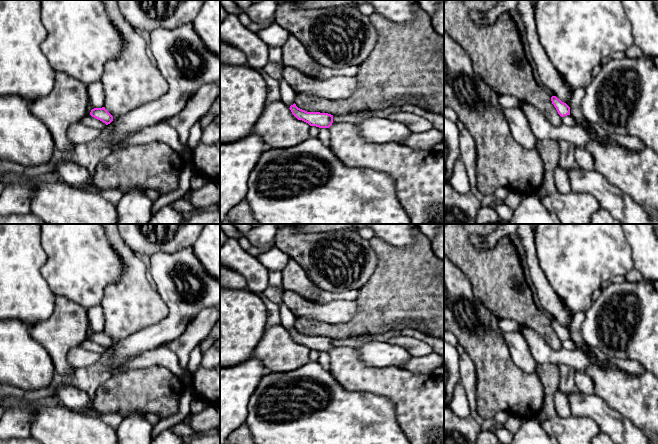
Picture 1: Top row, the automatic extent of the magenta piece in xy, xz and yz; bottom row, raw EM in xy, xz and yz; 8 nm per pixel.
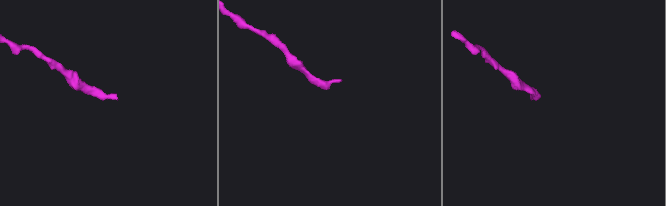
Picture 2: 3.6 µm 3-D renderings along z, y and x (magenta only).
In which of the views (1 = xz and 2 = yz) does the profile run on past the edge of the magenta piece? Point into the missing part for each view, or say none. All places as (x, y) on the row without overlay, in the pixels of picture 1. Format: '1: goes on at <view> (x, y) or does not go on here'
1: does not go on here
2: does not go on here

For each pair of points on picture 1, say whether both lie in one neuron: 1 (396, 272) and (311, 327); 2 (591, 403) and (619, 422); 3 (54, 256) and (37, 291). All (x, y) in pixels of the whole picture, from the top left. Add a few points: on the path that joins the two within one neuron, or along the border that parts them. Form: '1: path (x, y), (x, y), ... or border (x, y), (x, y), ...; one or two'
1: path (383, 296), (350, 329), (335, 329); one
2: path (598, 410), (612, 422); one
3: border (45, 254), (41, 275), (56, 295); two

